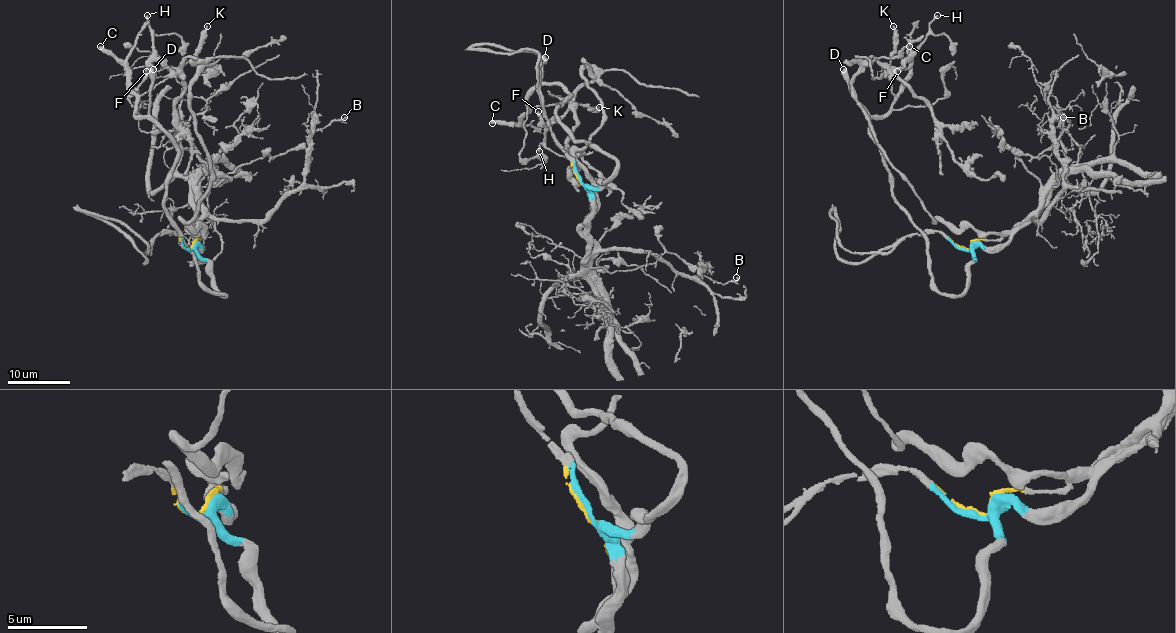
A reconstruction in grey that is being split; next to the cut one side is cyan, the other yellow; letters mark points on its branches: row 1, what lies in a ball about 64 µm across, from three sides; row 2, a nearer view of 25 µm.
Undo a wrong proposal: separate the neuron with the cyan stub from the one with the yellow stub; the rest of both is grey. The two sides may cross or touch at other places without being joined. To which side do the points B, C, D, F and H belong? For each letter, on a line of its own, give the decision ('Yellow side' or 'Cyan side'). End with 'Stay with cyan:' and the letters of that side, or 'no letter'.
B: Yellow side
C: Cyan side
D: Cyan side
F: Yellow side
H: Yellow side
Stay with cyan: C, D

